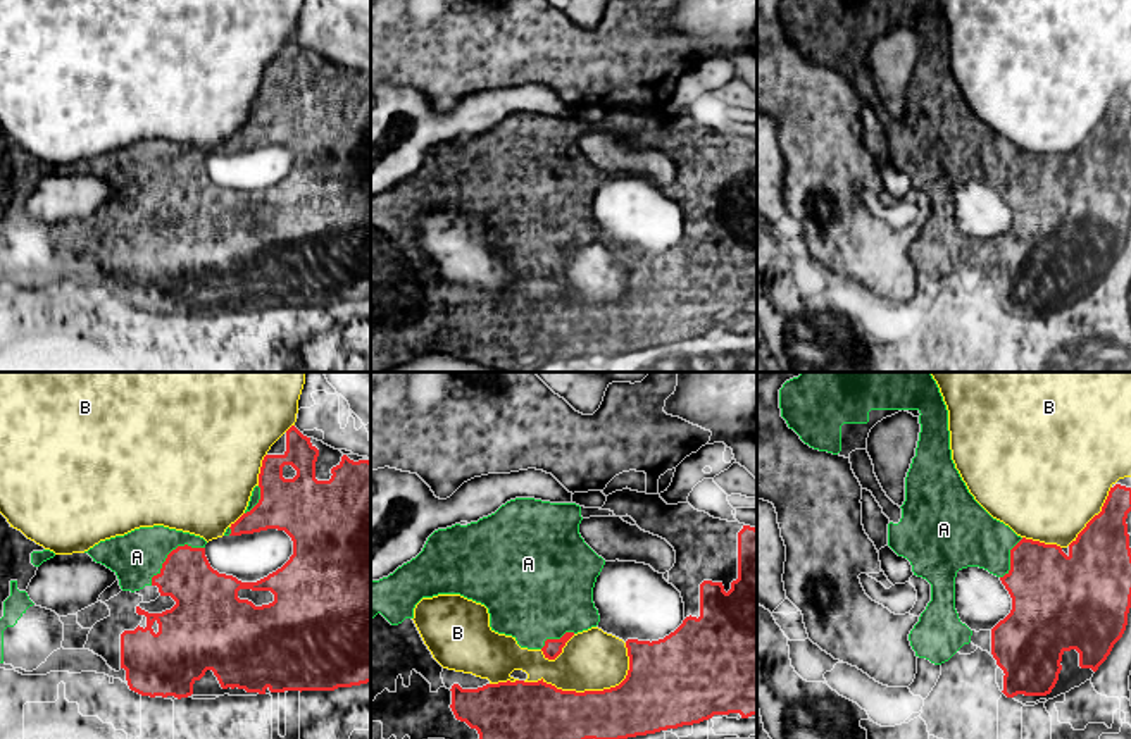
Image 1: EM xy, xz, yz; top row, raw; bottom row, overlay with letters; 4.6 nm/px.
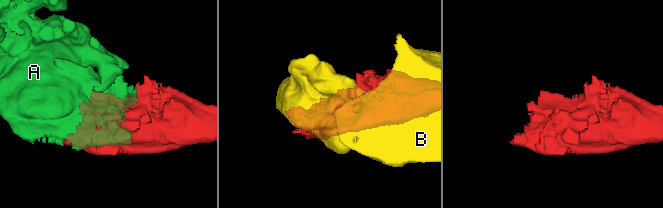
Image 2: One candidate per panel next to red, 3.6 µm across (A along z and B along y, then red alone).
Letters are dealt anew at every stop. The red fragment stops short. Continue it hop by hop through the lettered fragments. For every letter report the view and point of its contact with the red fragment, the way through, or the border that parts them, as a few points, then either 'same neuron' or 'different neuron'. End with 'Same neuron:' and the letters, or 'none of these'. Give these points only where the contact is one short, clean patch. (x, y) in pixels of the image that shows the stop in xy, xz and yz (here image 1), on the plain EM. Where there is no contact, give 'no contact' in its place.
A: contact xy (171, 166); same neuron
B: contact xz (590, 305); different neuron
Same neuron: A

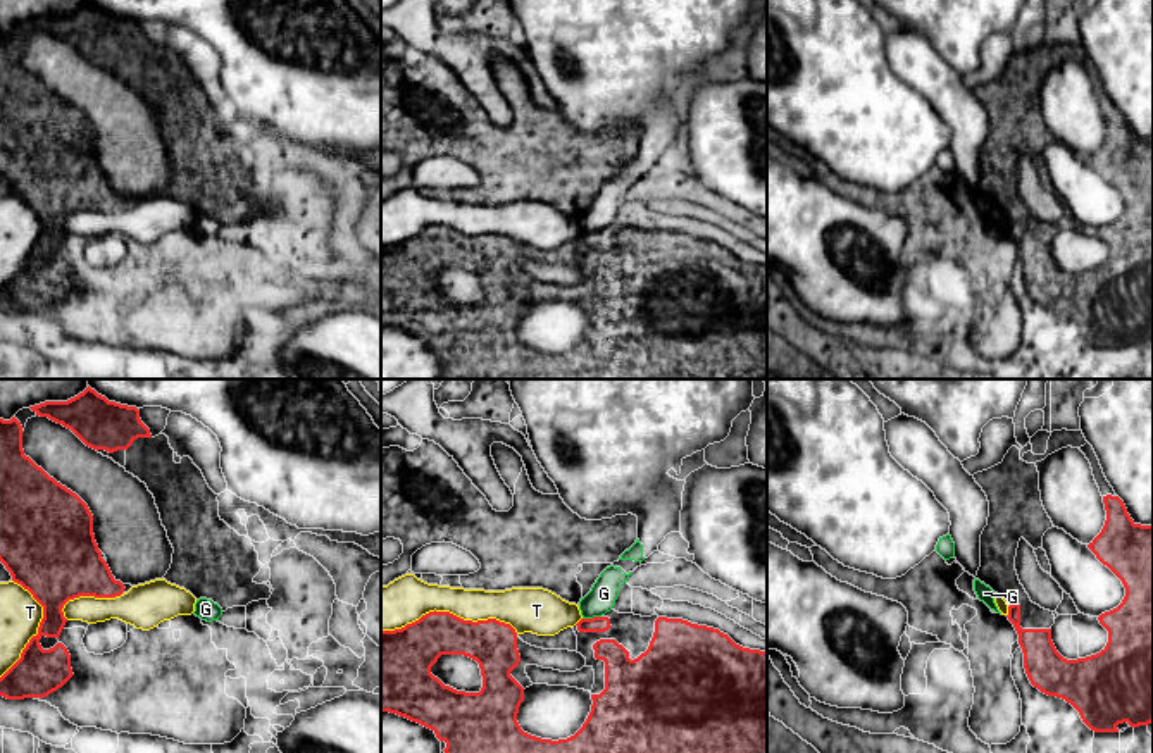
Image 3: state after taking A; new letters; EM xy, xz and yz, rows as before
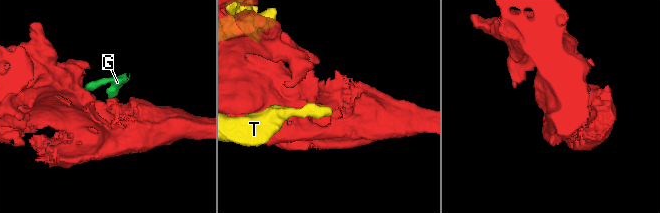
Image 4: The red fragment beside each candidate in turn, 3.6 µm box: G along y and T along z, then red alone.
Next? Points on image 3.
G: contact xz (593, 231); border xz (600, 230), (583, 233); different neuron
T: contact xz (448, 226); different neuron
Same neuron: none of these

